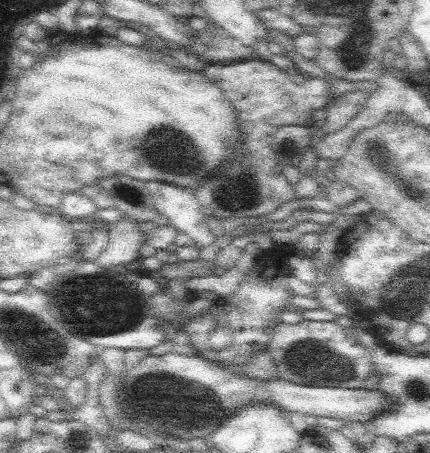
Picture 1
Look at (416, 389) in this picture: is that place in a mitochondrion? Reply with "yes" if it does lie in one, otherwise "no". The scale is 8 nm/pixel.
yes

